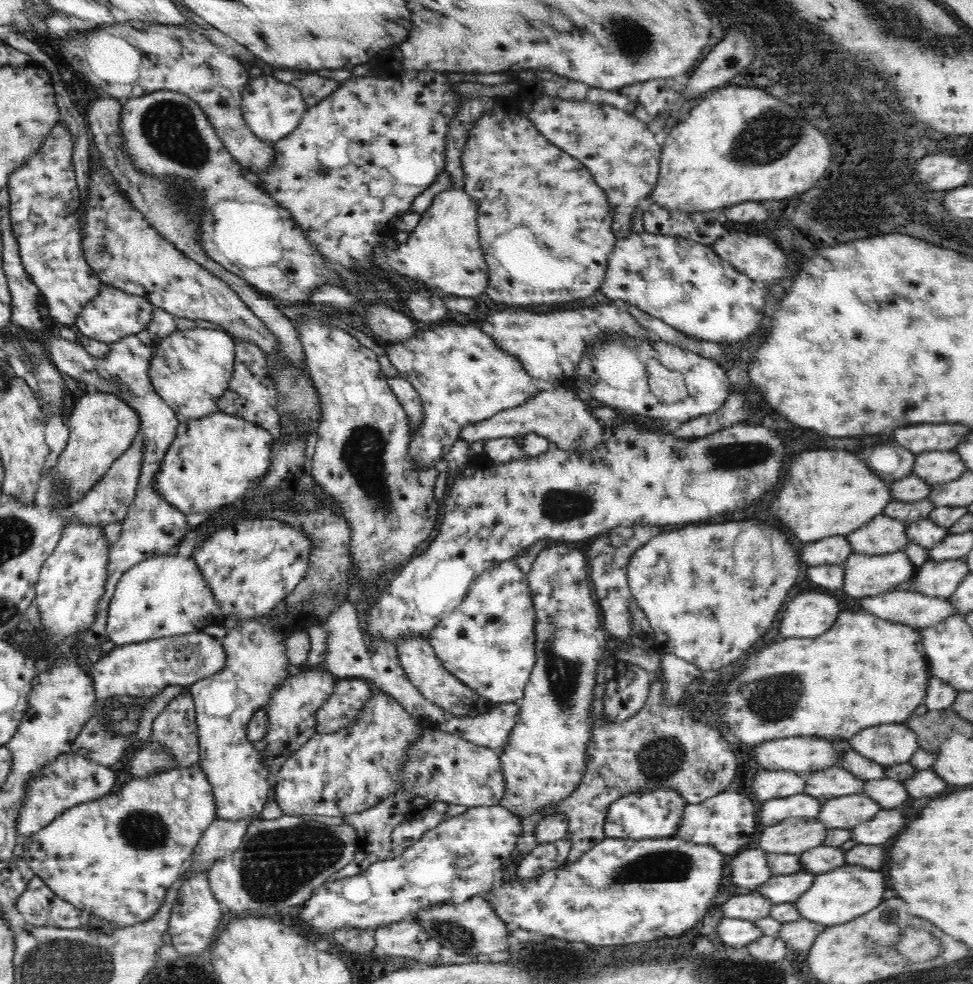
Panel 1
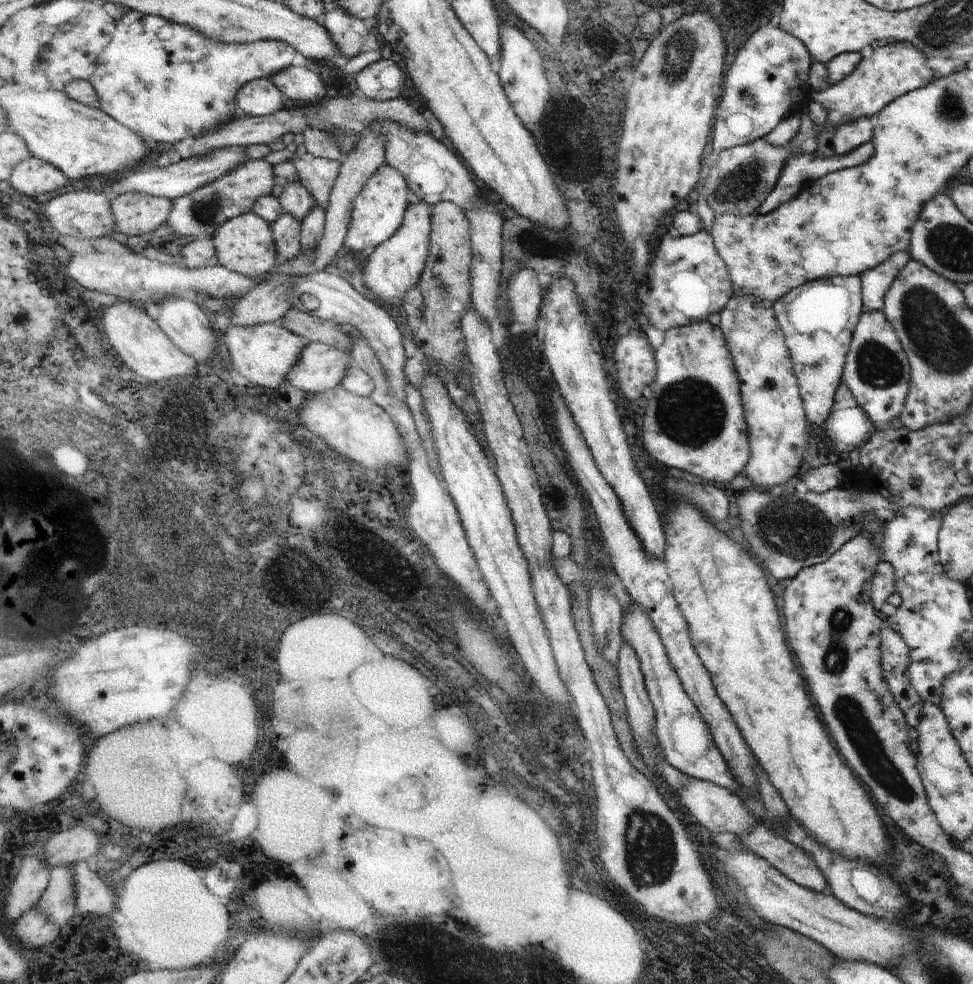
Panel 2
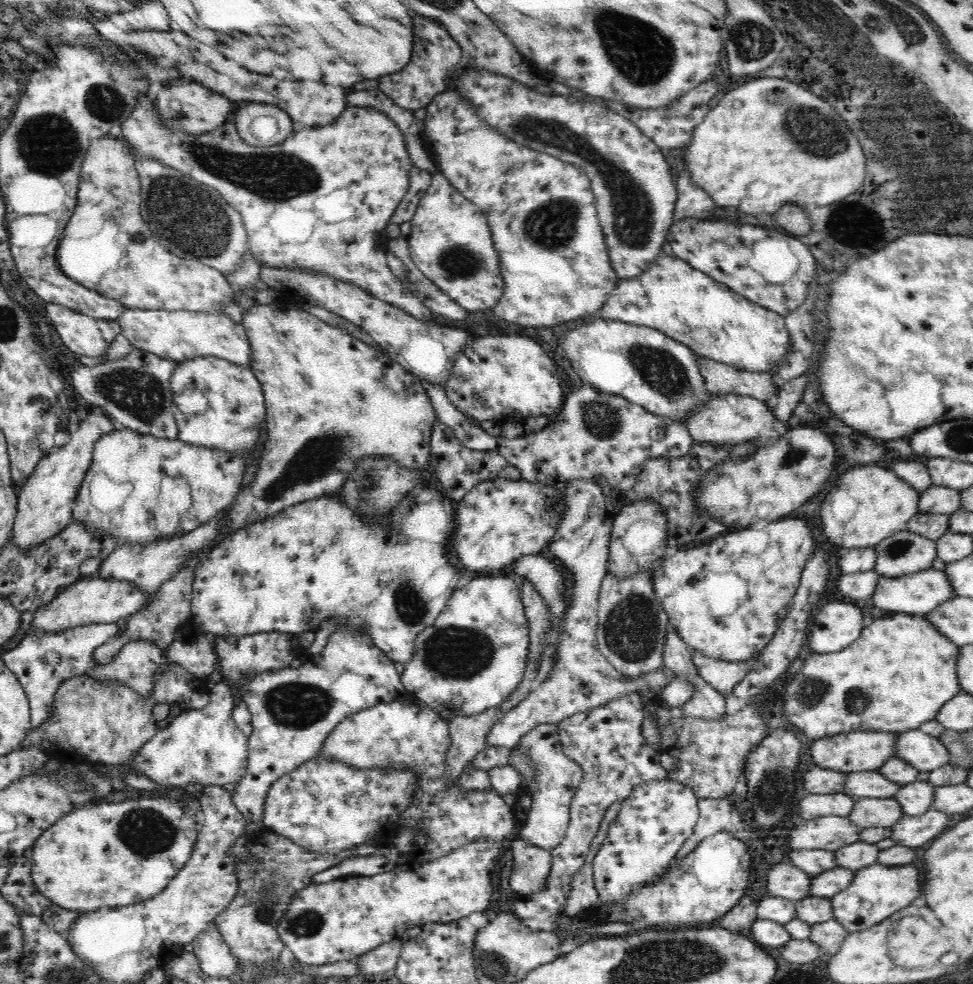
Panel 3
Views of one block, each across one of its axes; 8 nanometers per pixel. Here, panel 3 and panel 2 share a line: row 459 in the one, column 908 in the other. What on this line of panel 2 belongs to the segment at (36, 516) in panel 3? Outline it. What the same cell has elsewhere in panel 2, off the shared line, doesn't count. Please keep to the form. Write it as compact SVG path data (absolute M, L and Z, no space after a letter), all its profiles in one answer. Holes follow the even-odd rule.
M881 44L873 50L871 58L863 58L853 74L845 76L841 82L831 84L823 92L811 92L811 102L819 102L825 112L827 120L825 124L829 128L839 128L843 124L851 124L861 118L873 118L877 112L881 112L887 104L891 104L895 98L925 88L931 84L931 70L925 68L925 58L919 50L915 50L911 44Z

